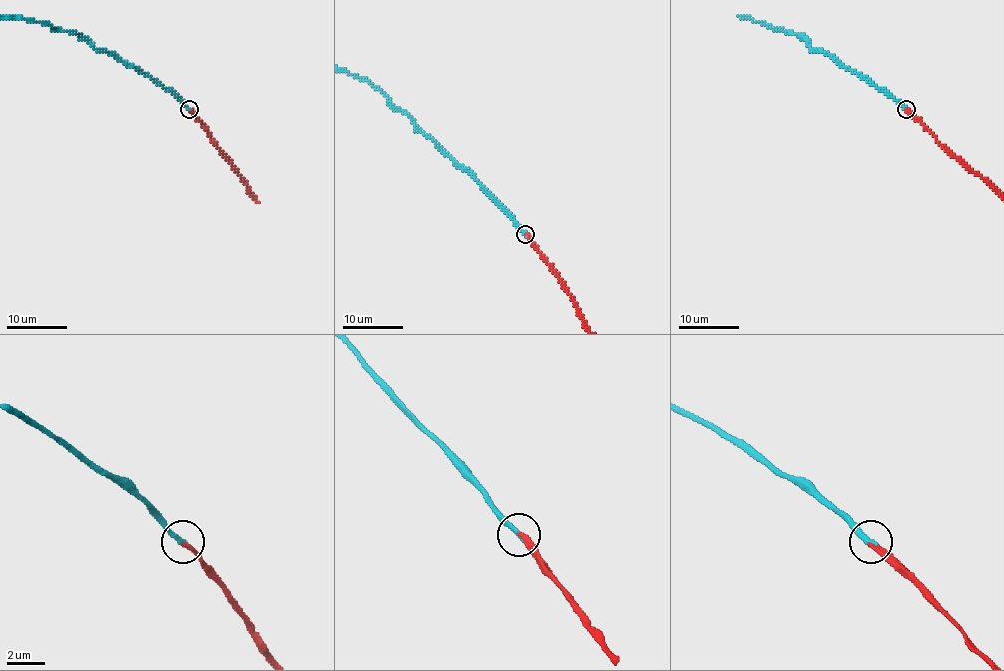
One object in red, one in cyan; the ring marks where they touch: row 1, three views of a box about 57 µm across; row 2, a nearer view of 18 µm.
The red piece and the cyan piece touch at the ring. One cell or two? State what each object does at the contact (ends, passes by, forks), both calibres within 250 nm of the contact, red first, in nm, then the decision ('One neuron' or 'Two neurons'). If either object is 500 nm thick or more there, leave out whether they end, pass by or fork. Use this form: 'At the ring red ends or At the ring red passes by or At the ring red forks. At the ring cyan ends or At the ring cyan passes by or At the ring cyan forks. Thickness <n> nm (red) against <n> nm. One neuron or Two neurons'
At the ring red ends. At the ring cyan ends. Thickness 220 nm (red) against 240 nm. One neuron

